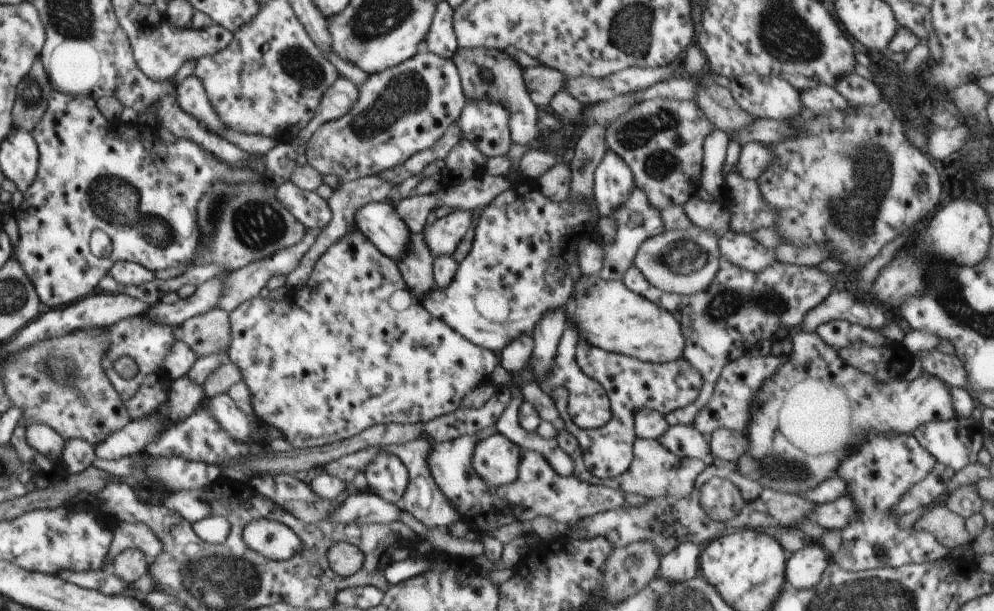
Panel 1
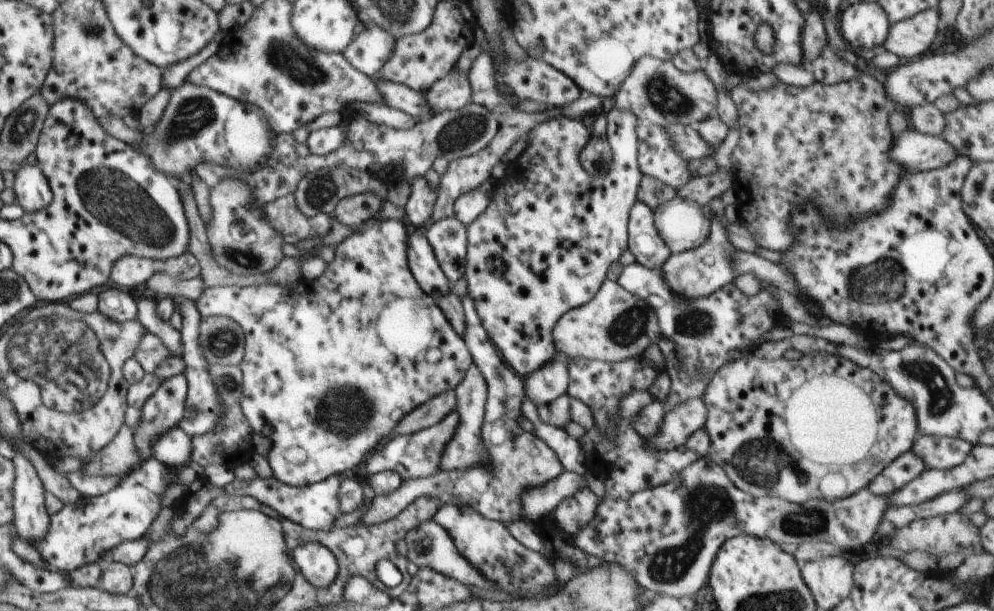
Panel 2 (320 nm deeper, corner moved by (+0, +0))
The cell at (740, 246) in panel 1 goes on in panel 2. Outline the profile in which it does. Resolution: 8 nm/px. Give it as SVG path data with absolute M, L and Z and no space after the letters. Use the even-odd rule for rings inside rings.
M711 211L708 212L708 216L711 218L711 227L707 241L698 248L681 253L671 253L660 268L671 292L678 297L685 299L706 298L719 288L734 282L736 278L731 263L731 252L736 248L728 240L723 225L713 216Z

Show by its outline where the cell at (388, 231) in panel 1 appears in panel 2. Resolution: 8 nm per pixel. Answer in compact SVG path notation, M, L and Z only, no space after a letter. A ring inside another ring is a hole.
M411 229L407 236L407 261L420 288L435 301L452 290L423 231Z

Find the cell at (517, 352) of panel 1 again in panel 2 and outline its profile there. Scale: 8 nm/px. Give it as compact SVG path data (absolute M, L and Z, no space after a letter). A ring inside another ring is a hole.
M525 394L521 406L521 414L534 424L534 434L541 438L560 459L564 470L579 474L587 471L585 452L578 440L568 435L564 429L545 423L537 411L537 406Z

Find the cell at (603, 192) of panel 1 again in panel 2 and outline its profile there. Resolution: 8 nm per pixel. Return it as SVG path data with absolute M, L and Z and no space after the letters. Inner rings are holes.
M637 200L629 212L629 251L635 260L651 269L660 269L671 255L655 227L653 210Z

